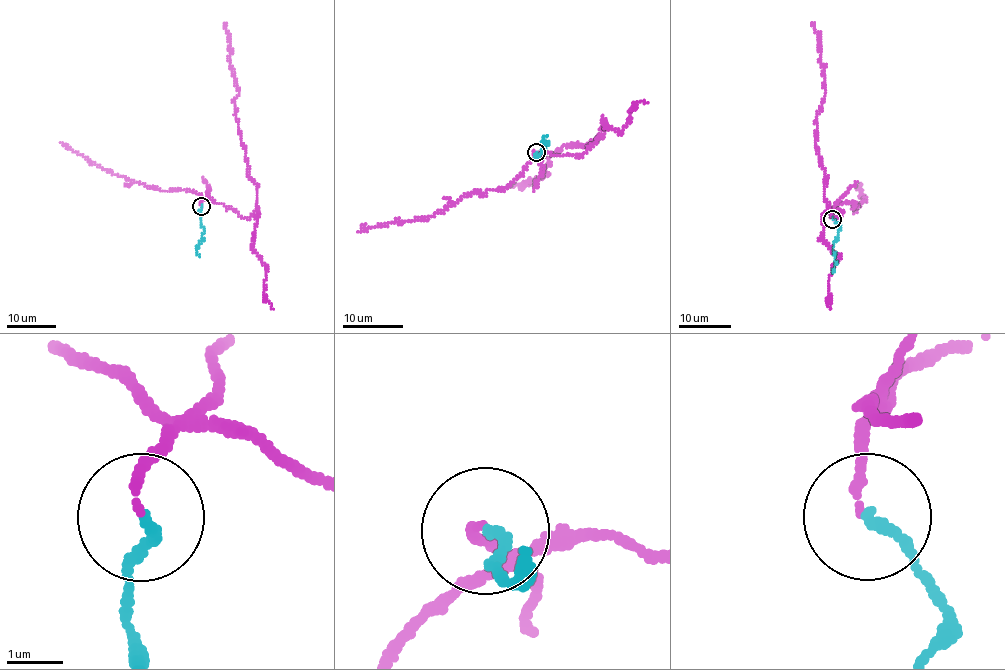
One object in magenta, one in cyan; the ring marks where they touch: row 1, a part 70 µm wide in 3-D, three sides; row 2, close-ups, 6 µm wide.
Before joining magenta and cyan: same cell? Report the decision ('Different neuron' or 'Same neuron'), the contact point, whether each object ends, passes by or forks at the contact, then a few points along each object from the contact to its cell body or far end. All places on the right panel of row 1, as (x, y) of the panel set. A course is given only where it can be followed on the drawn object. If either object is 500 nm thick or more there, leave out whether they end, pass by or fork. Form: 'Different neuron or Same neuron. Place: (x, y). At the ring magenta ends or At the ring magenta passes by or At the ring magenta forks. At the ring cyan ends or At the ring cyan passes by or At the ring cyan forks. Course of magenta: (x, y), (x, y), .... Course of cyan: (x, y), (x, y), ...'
Same neuron. Place: (832, 219). At the ring magenta ends. At the ring cyan ends. Course of magenta: (832, 219), (834, 208), (840, 209), (836, 217), (829, 212), (816, 151), (823, 65), (820, 33), (810, 22). Course of cyan: (832, 219), (840, 228), (832, 248), (833, 272)

